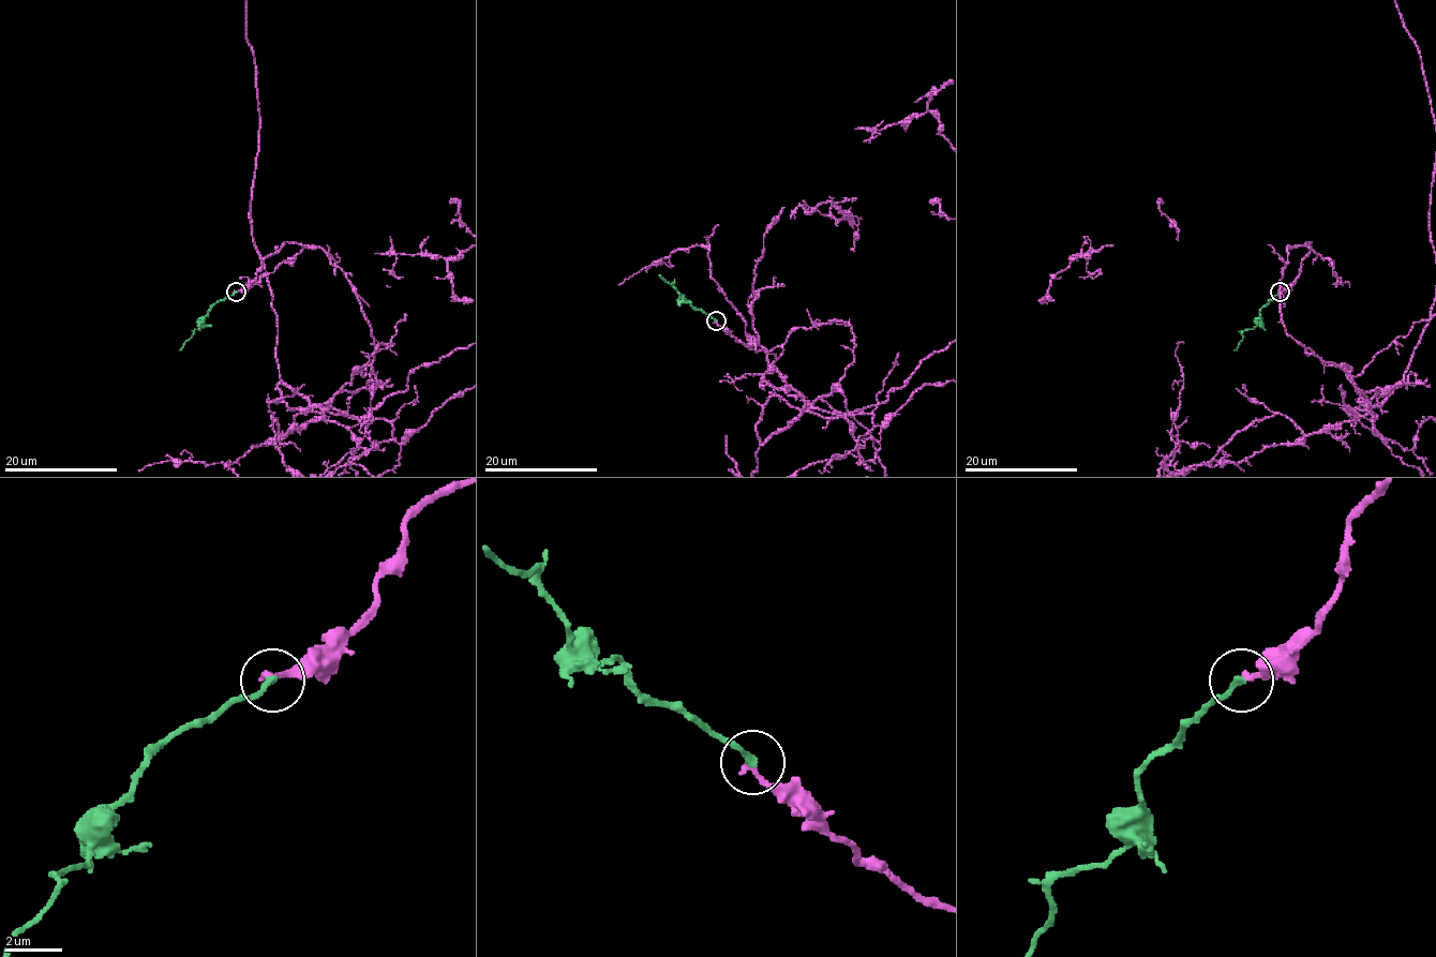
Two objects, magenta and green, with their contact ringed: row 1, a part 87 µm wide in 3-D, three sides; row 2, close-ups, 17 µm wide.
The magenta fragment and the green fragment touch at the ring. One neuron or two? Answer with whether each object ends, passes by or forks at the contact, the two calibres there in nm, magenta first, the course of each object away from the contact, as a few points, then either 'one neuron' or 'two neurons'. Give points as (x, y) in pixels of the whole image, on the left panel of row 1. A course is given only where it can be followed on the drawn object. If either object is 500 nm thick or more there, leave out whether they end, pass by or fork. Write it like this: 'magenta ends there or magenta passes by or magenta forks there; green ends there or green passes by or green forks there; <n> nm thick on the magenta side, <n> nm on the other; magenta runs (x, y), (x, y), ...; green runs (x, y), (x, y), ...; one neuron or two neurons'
magenta ends there; green ends there; 220 nm thick on the magenta side, 200 nm on the other; magenta runs (235, 293), (286, 242), (319, 248), (373, 360), (324, 406), (280, 378), (251, 223); green runs (235, 293), (211, 307), (203, 324), (179, 350); one neuron

